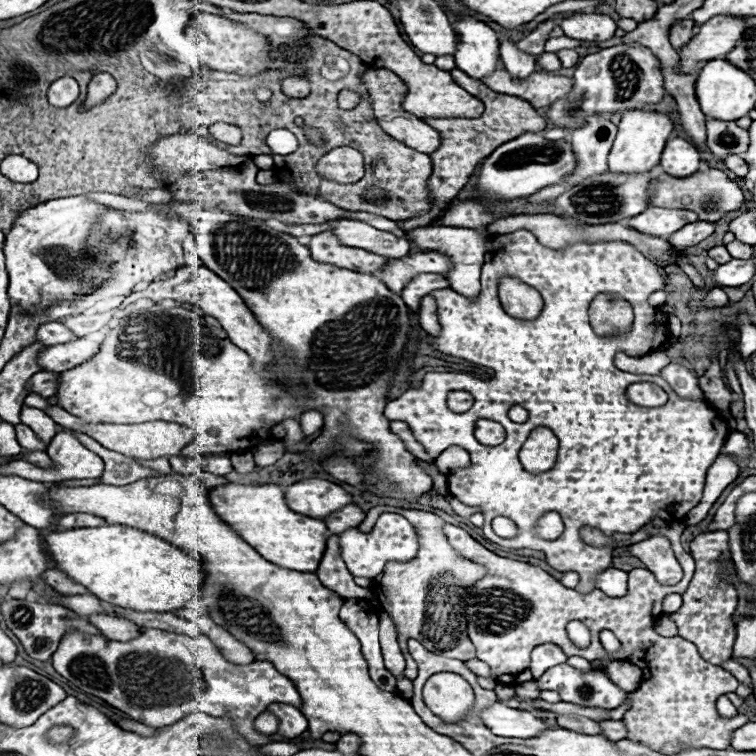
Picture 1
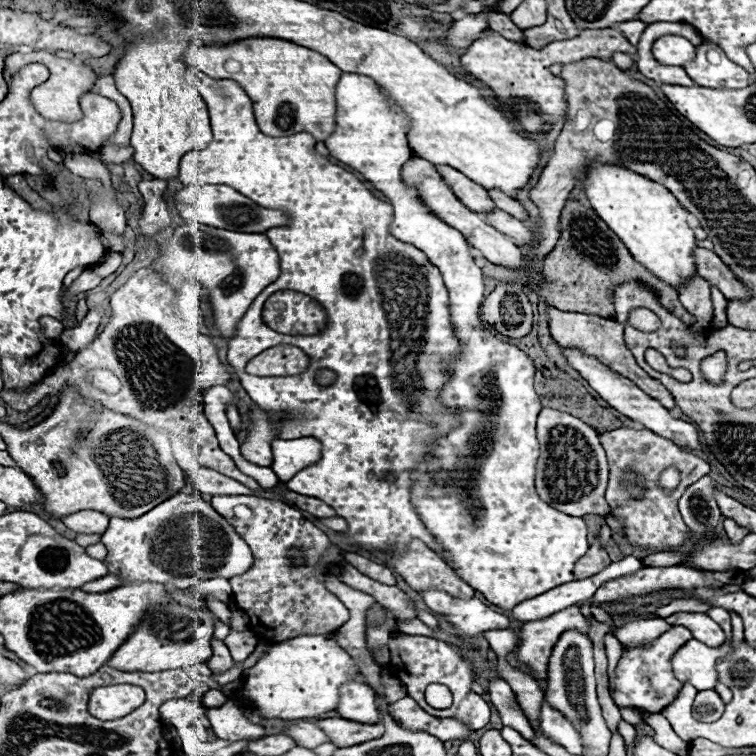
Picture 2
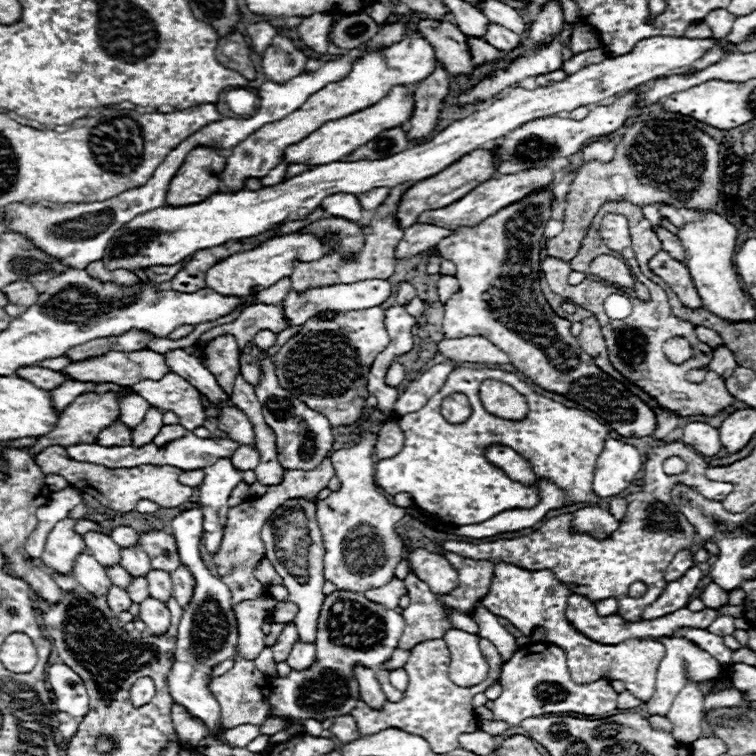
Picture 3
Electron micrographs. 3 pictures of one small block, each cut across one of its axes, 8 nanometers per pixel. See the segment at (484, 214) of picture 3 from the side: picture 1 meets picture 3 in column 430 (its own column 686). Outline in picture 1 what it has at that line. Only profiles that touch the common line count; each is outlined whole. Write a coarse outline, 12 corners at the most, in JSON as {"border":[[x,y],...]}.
{"border":[[650,206],[624,224],[666,238],[692,224],[692,210]]}

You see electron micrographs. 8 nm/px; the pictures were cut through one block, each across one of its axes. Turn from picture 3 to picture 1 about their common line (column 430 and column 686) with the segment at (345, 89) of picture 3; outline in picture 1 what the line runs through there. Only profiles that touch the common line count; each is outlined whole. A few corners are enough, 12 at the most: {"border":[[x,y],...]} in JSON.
{"border":[[714,16],[678,50],[682,72],[724,58],[748,20]]}

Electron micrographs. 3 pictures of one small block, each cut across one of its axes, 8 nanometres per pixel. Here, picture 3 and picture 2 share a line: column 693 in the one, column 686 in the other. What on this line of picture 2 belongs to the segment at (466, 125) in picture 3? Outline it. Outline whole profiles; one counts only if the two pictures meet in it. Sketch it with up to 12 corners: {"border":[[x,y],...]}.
{"border":[[666,34],[654,42],[658,62],[684,66],[694,60],[694,46],[686,38]]}

